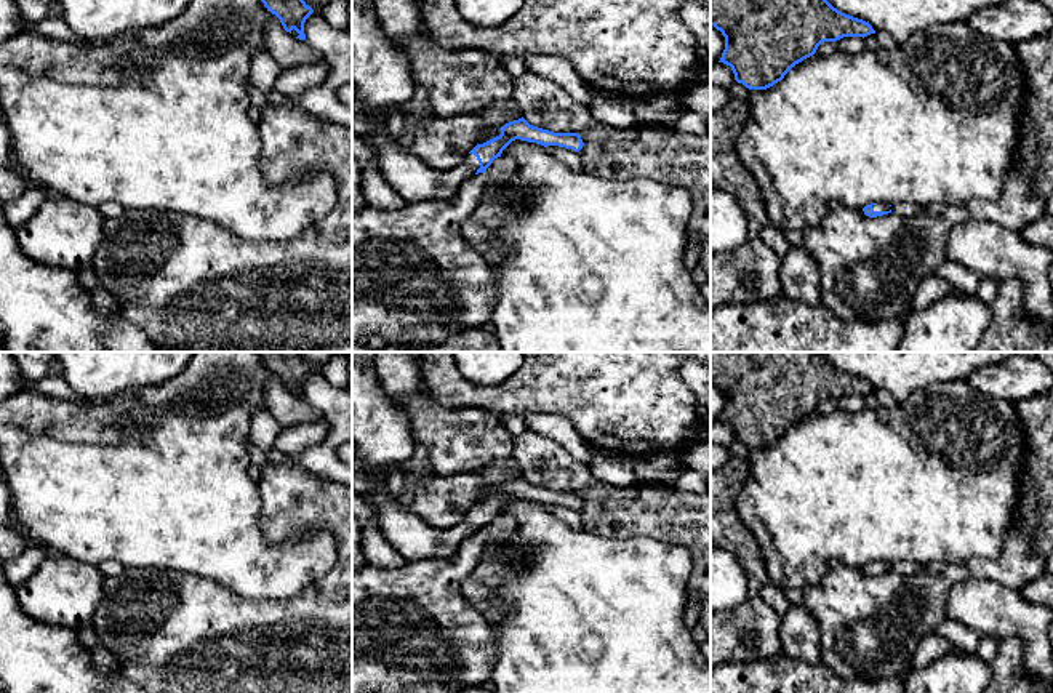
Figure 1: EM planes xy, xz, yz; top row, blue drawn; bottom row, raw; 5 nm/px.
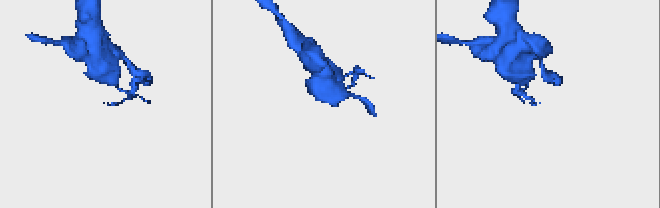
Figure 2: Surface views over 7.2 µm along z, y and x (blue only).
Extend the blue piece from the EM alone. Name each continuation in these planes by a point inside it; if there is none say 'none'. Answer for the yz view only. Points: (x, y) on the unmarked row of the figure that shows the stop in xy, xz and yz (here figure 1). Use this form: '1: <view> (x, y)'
none

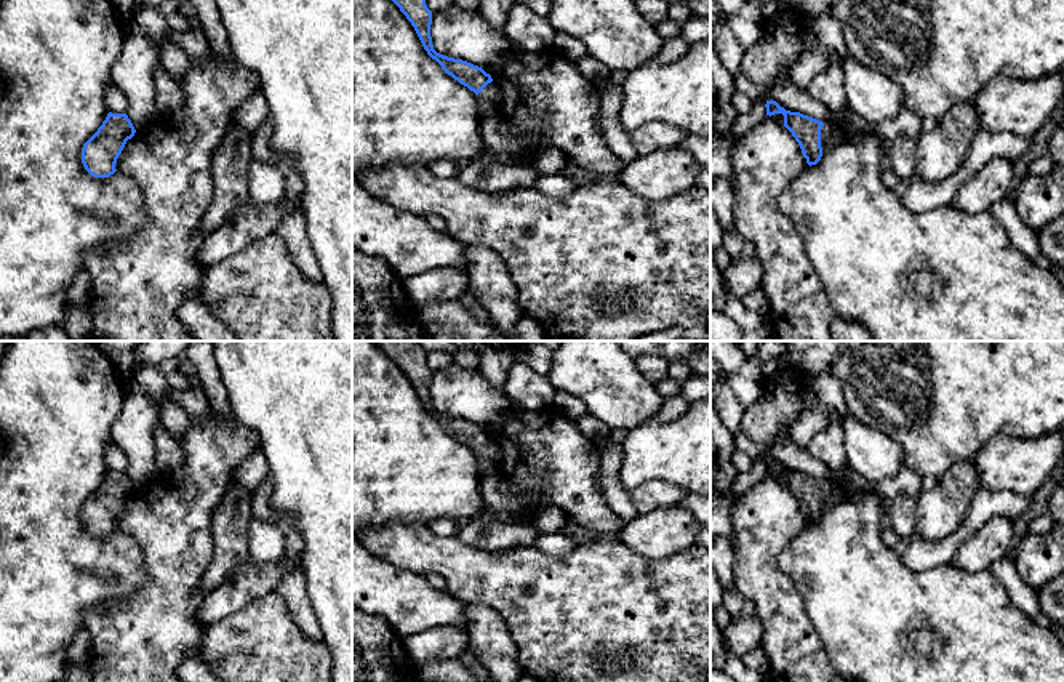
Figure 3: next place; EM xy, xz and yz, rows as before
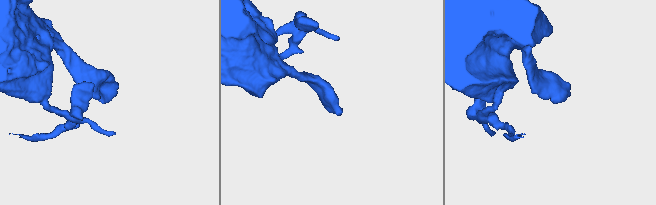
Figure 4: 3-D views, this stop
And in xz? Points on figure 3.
1: xz (490, 457)

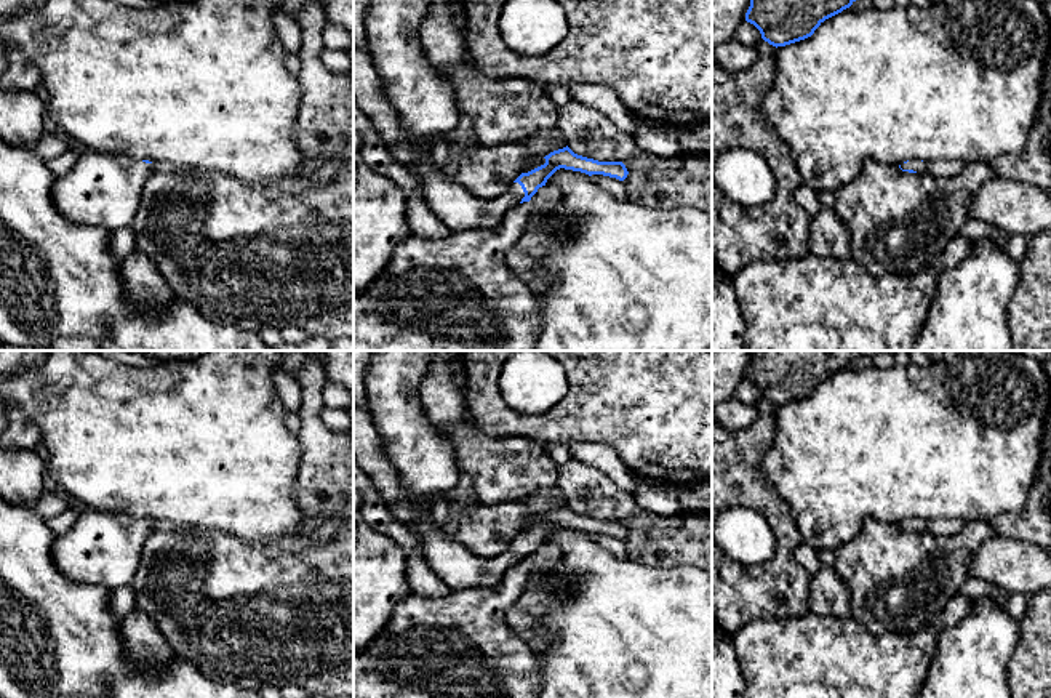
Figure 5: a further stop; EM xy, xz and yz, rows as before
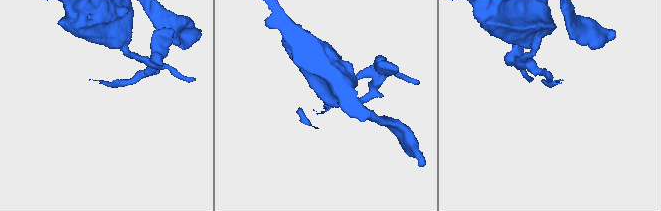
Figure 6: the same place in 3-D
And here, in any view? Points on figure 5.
none

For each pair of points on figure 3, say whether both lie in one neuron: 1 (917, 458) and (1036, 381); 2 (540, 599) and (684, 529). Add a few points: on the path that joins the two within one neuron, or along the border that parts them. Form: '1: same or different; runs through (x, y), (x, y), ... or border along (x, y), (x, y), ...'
1: same; runs through (946, 429), (994, 381), (1007, 381)
2: different; border along (615, 538), (648, 557), (674, 556)

